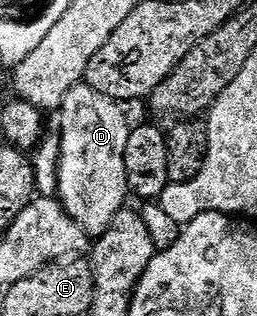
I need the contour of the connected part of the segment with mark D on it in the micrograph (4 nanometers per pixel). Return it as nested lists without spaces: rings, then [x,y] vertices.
[[[78,83],[65,96],[60,104],[58,116],[60,116],[60,161],[58,162],[58,186],[56,191],[58,199],[68,212],[68,217],[79,228],[83,228],[89,234],[99,234],[110,226],[112,219],[125,207],[129,199],[130,189],[126,178],[126,138],[130,131],[130,123],[124,117],[124,112],[119,103],[111,100],[106,94],[94,90],[89,84]]]

